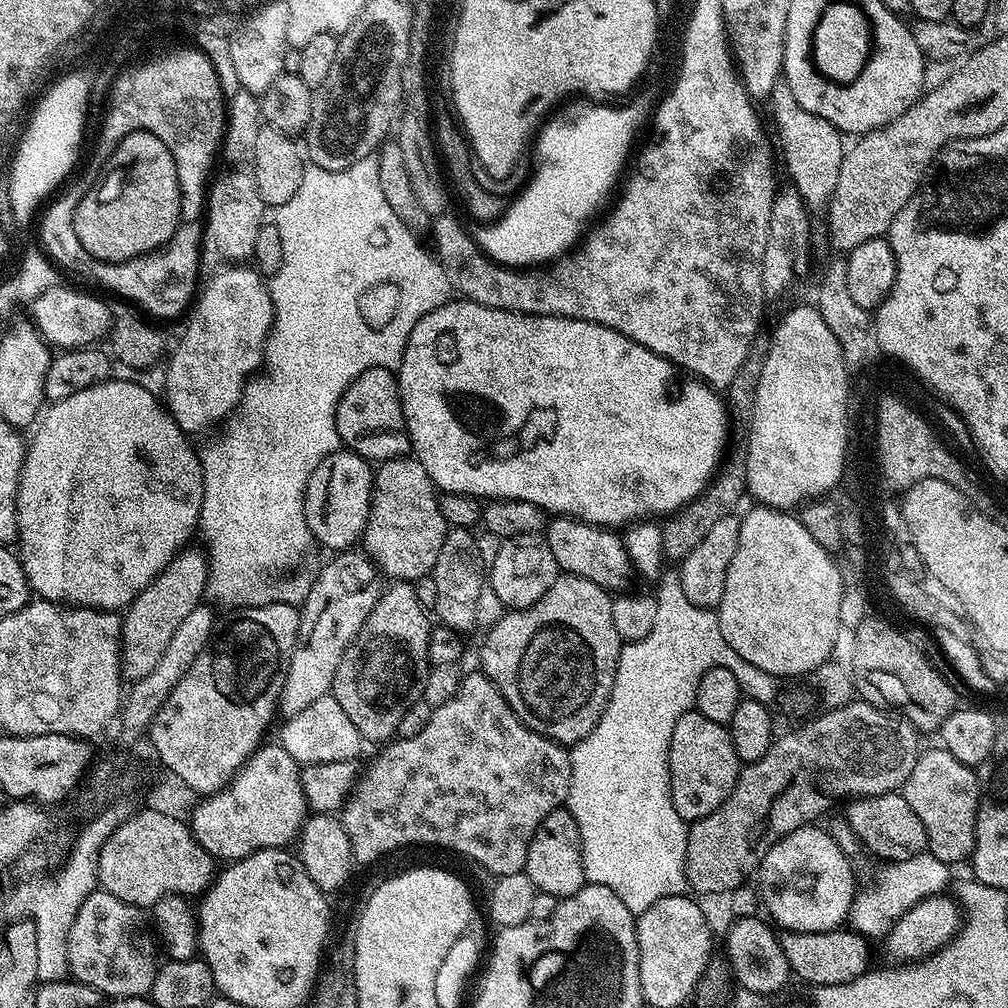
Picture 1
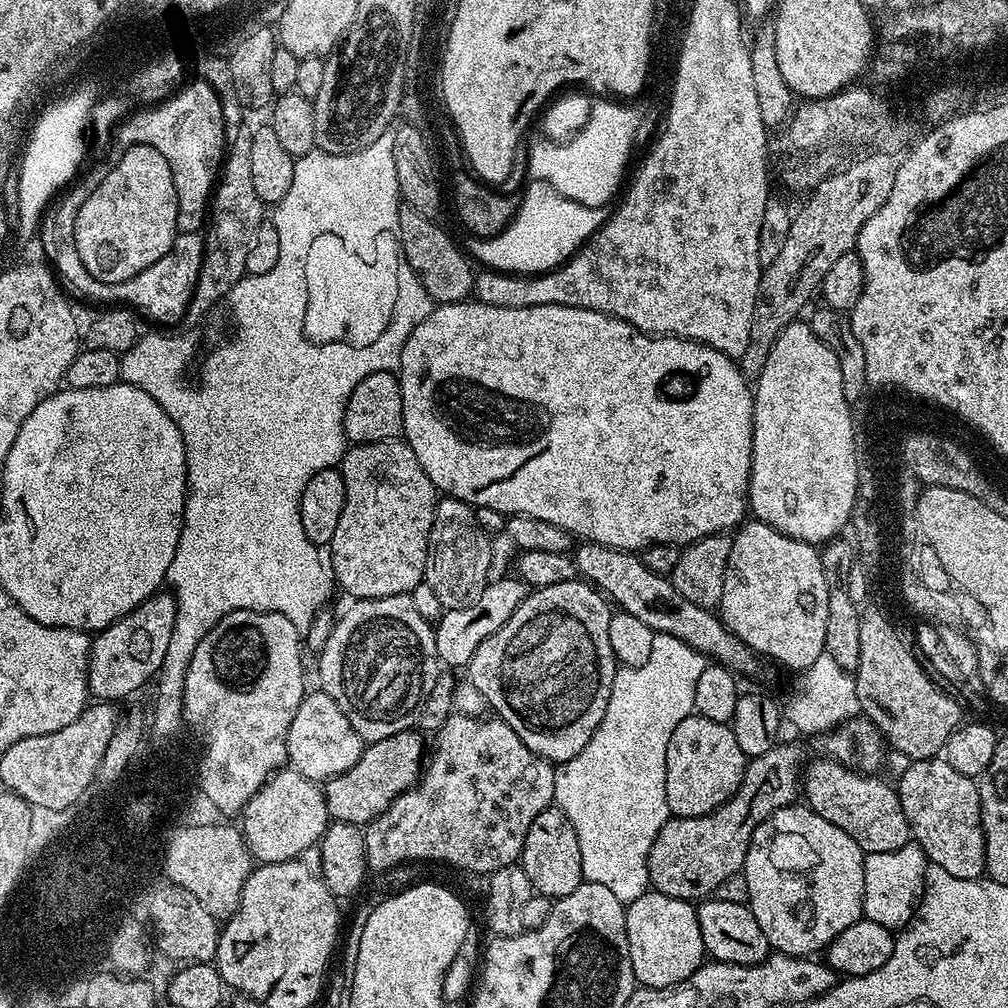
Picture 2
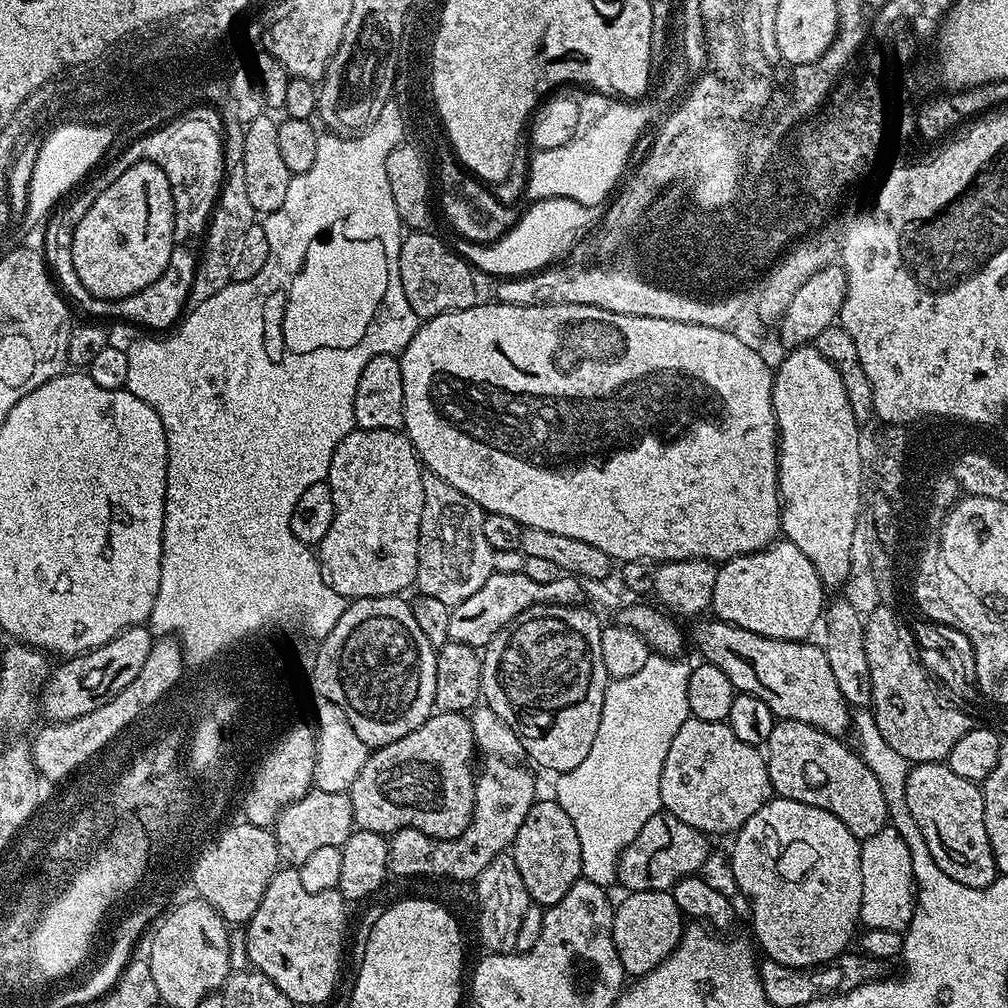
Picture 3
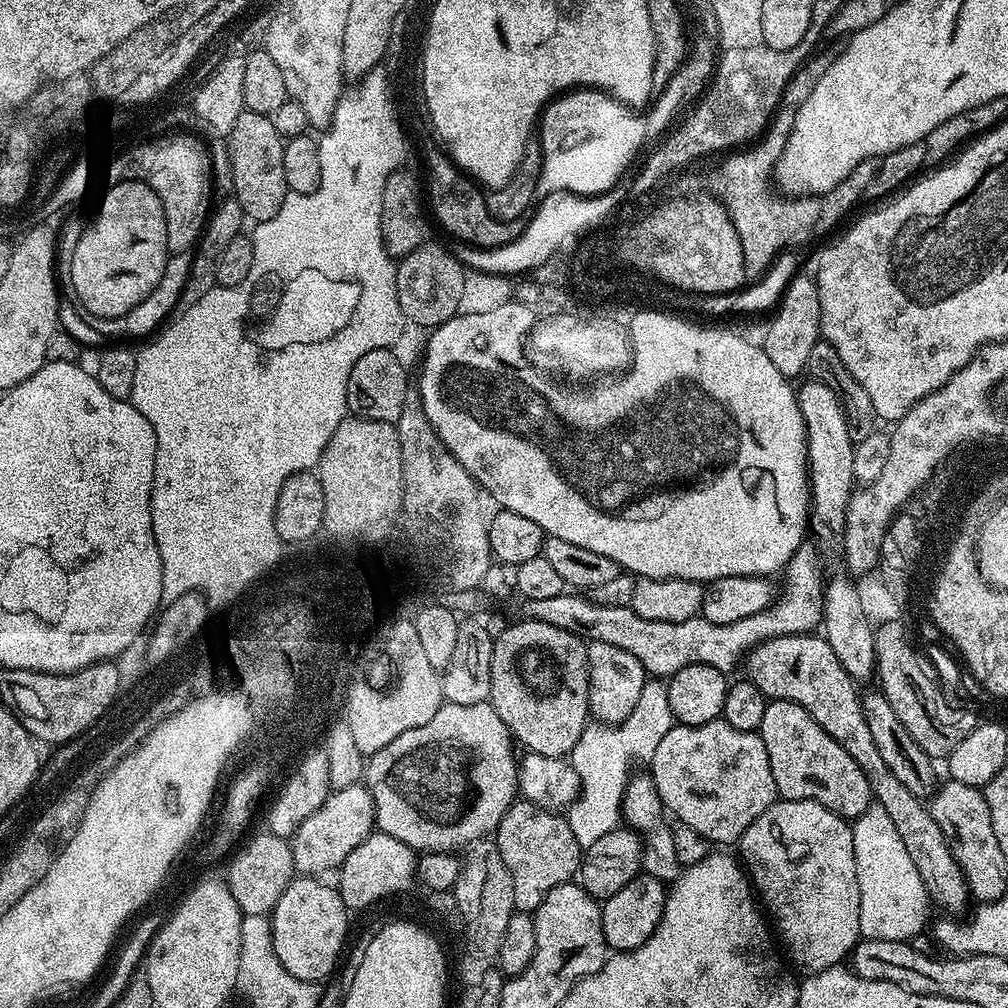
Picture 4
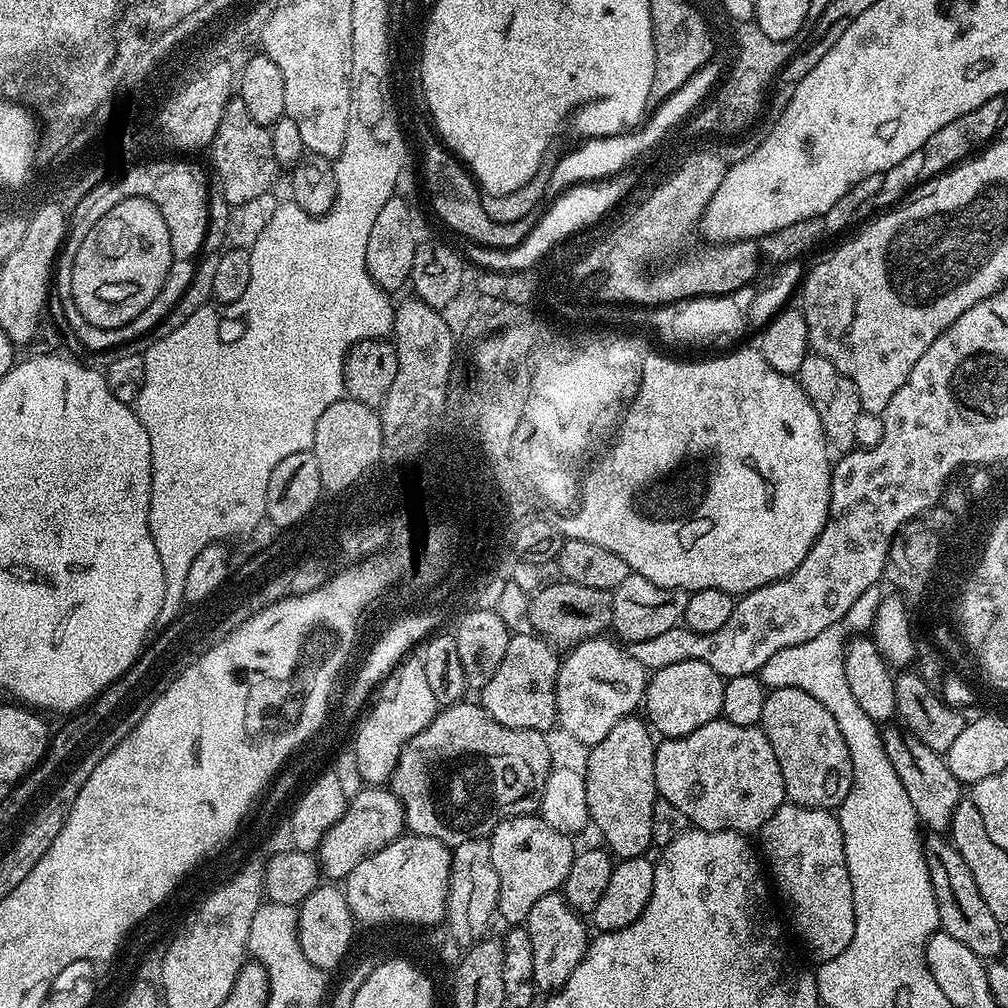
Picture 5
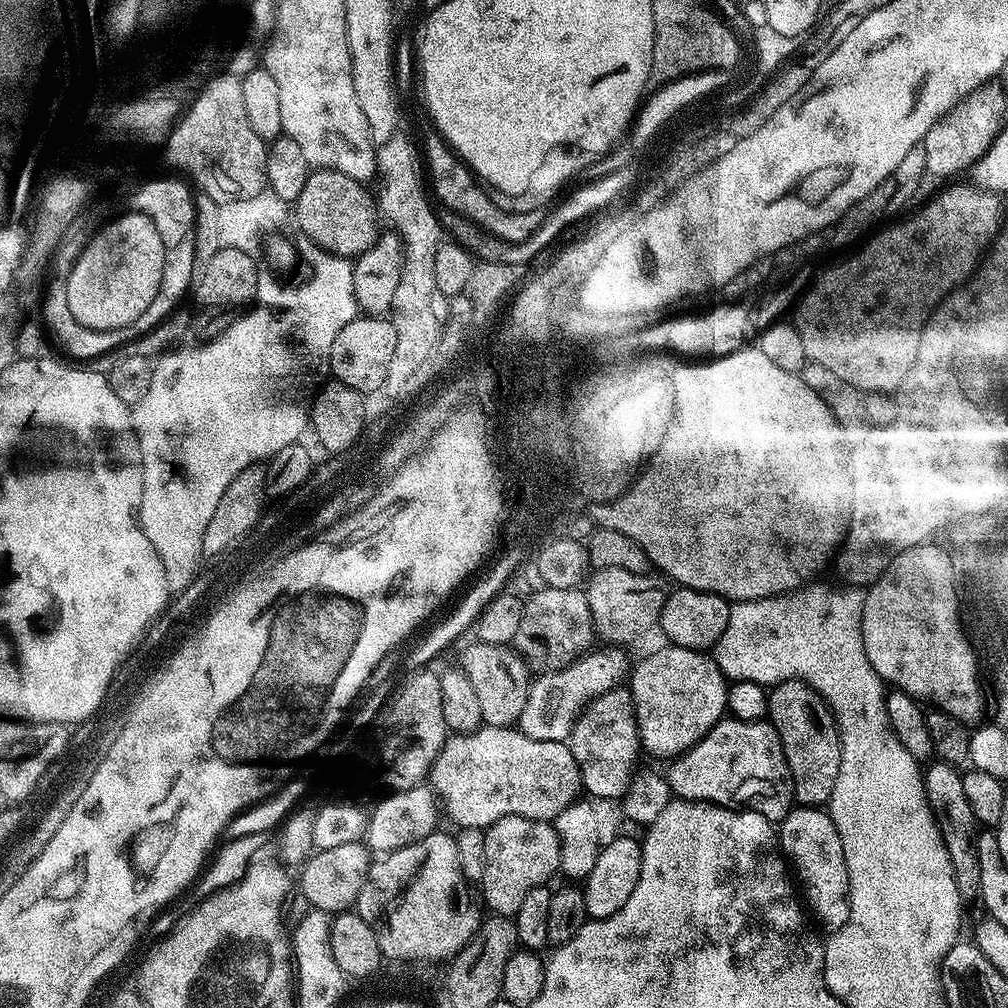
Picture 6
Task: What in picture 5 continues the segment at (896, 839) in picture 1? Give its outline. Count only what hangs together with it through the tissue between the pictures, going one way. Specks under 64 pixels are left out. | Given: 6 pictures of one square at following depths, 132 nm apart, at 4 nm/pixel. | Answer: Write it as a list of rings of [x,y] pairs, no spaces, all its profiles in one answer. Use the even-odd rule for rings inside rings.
[[[773,688],[768,692],[766,706],[762,706],[759,727],[770,738],[770,746],[774,746],[785,797],[803,808],[839,809],[846,794],[850,794],[854,770],[850,750],[846,750],[846,738],[842,738],[834,714],[806,690]]]

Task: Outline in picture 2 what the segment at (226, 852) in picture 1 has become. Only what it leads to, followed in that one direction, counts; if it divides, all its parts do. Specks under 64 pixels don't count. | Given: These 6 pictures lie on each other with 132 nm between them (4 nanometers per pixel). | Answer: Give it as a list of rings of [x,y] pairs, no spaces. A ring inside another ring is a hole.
[[[291,766],[273,772],[267,782],[246,802],[238,824],[253,861],[260,864],[286,862],[303,857],[307,848],[315,849],[330,823],[323,787]]]

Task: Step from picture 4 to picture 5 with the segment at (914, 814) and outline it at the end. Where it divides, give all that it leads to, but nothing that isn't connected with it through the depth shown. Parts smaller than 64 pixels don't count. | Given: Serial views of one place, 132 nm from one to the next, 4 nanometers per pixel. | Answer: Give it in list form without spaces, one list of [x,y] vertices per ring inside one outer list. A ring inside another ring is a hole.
[[[928,834],[923,837],[924,857],[930,874],[930,882],[934,890],[934,898],[938,902],[938,918],[940,928],[950,934],[950,938],[958,938],[969,950],[985,962],[992,962],[1004,948],[1004,932],[1001,921],[990,914],[986,902],[982,902],[982,894],[978,894],[978,886],[966,862],[962,862],[962,854],[953,846],[951,839],[944,834]]]

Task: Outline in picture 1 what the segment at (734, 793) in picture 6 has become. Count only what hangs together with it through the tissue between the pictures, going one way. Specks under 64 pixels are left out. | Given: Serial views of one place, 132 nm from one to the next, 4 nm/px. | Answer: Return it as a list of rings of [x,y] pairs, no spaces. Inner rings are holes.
[[[695,710],[678,718],[674,734],[670,734],[668,769],[674,810],[678,810],[685,822],[700,820],[718,810],[718,806],[722,806],[722,802],[726,802],[734,790],[741,767],[742,761],[734,750],[734,742],[725,725],[710,722],[710,718]]]

